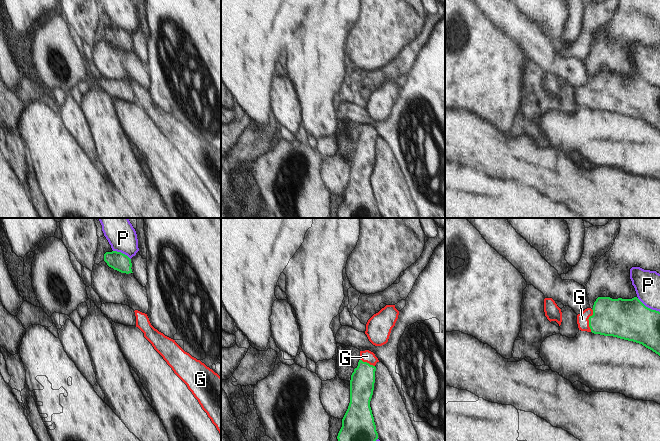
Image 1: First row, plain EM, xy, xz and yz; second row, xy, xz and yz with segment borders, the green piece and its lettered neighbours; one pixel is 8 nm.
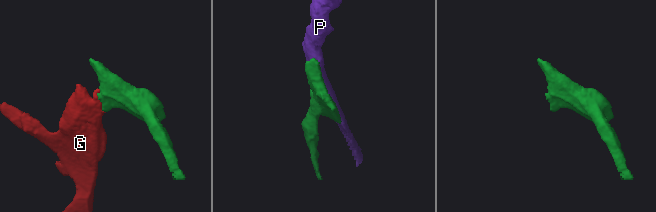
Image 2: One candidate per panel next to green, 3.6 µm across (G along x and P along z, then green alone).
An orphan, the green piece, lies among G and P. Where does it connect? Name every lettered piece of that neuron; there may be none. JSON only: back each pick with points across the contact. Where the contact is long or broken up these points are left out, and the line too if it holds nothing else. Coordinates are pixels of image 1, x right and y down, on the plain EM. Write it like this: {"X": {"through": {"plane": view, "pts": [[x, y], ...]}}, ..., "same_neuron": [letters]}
{"G": {"through": {"plane": "yz", "pts": [[619, 94], [588, 95], [582, 95]]}}, "same_neuron": ["G"]}

